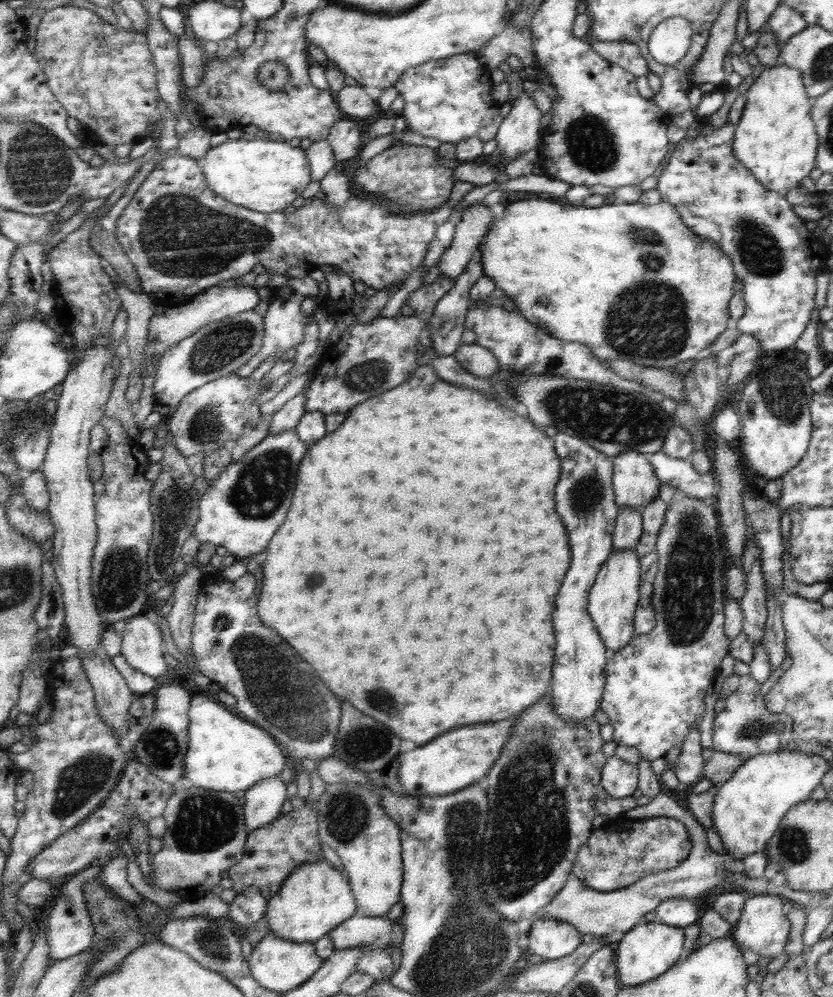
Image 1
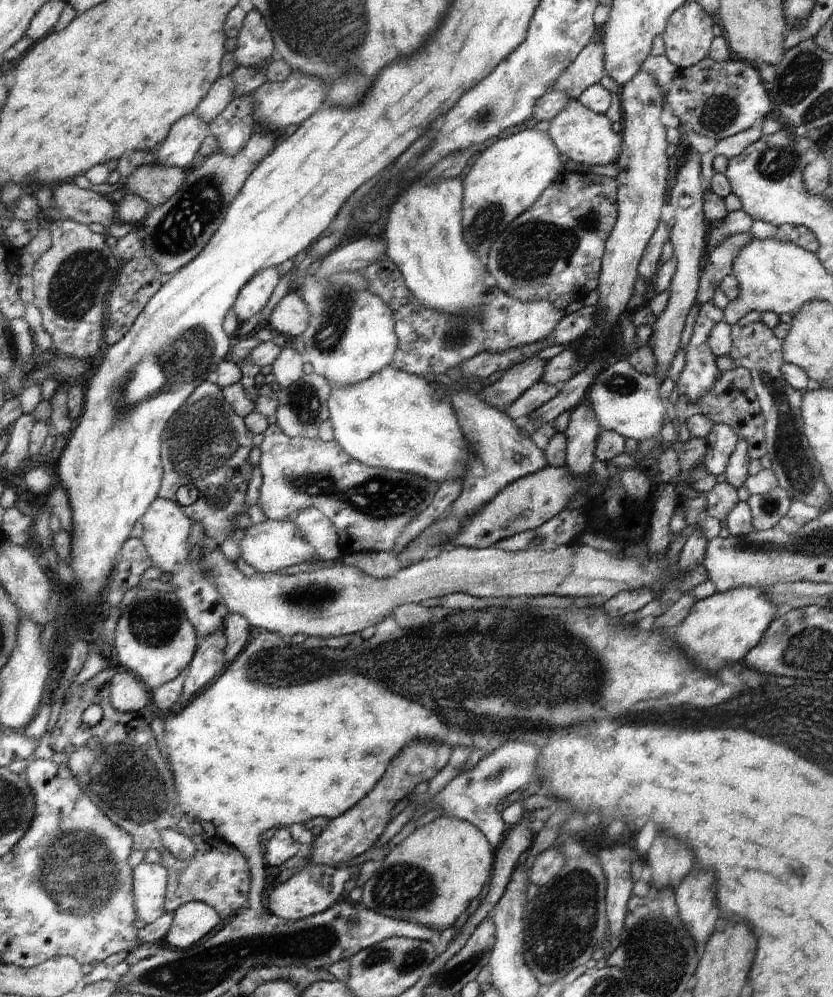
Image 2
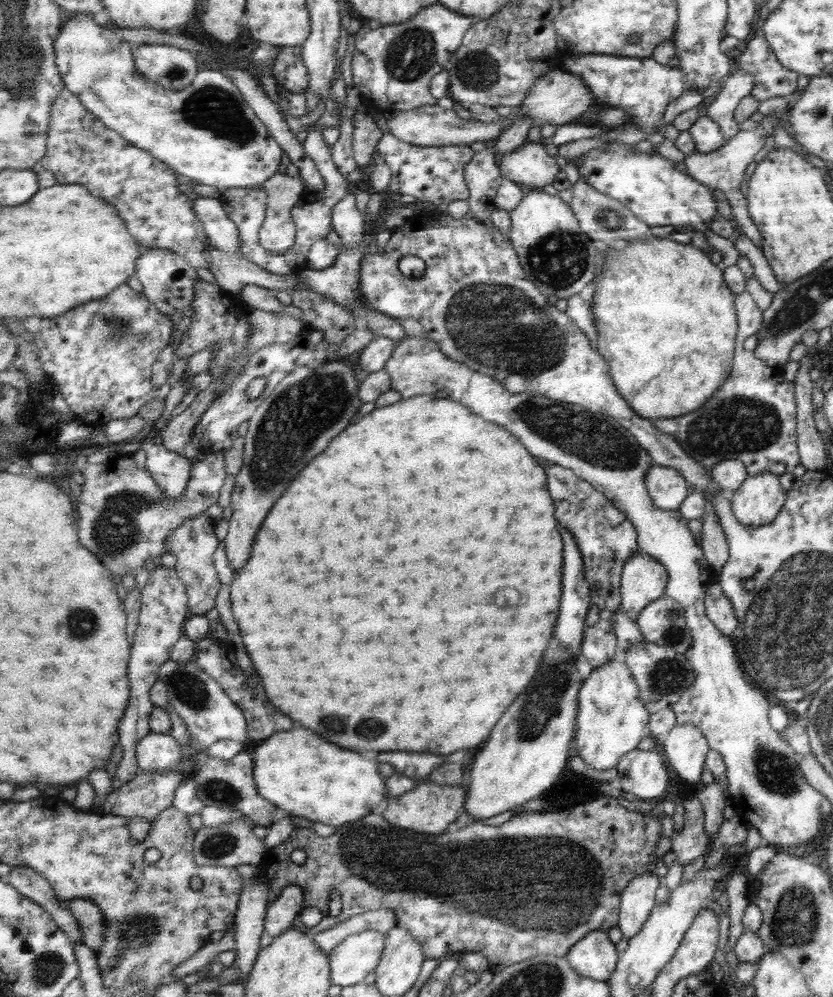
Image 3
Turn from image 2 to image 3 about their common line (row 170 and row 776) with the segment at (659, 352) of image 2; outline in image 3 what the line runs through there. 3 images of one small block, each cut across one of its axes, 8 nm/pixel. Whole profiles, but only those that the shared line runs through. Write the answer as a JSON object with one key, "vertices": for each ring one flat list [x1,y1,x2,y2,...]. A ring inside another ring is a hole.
{"vertices":[[675,724,659,740,659,752,681,780,695,784,705,770,709,744,707,738,693,724]]}

